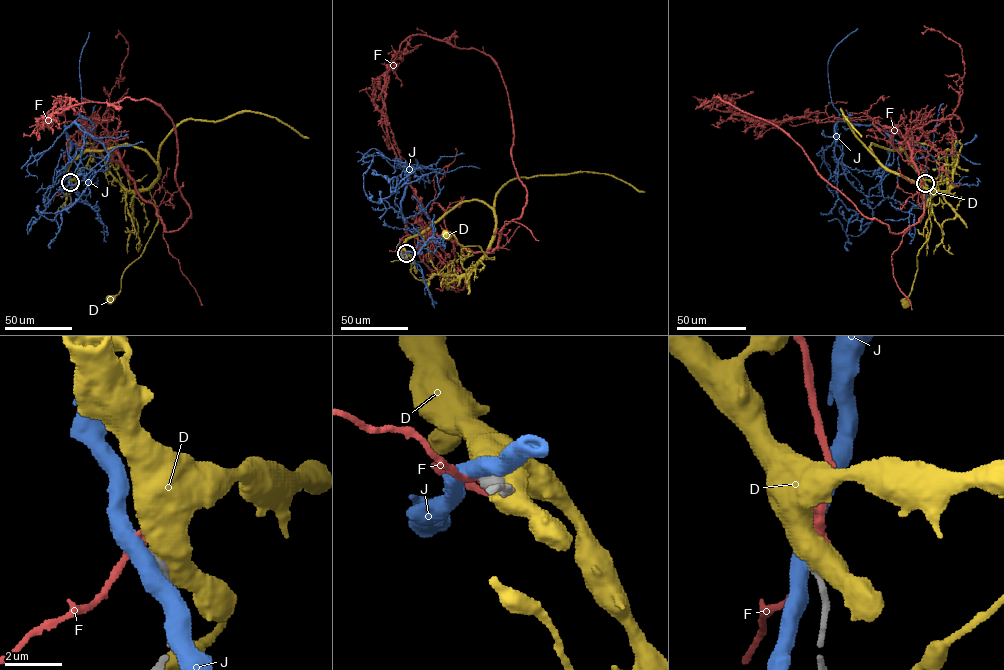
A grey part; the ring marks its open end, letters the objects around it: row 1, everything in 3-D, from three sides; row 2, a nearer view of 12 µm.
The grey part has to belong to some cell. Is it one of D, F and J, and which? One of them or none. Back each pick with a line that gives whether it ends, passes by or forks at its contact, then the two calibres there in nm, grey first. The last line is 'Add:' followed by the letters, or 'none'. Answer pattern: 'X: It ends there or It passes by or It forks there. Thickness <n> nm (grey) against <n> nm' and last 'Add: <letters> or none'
F: It forks there. Thickness 500 nm (grey) against 280 nm
Add: F

